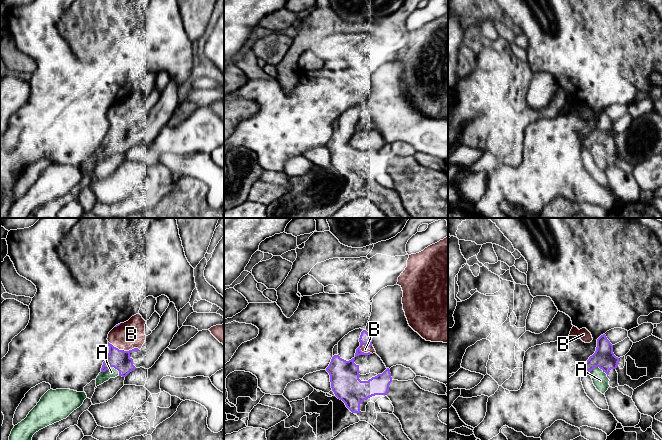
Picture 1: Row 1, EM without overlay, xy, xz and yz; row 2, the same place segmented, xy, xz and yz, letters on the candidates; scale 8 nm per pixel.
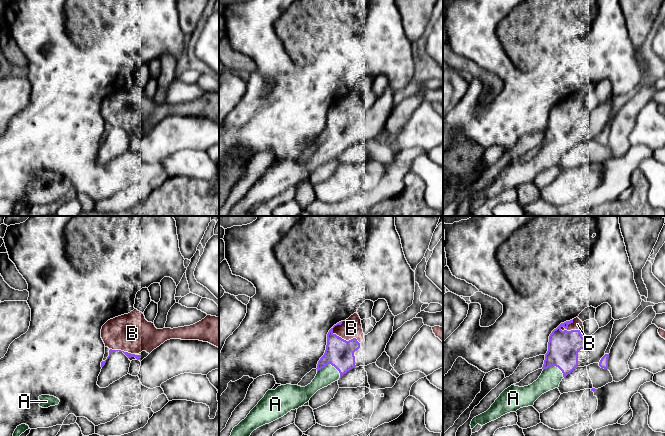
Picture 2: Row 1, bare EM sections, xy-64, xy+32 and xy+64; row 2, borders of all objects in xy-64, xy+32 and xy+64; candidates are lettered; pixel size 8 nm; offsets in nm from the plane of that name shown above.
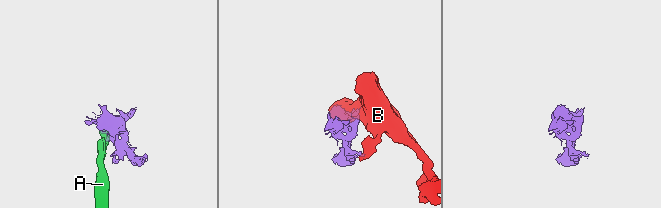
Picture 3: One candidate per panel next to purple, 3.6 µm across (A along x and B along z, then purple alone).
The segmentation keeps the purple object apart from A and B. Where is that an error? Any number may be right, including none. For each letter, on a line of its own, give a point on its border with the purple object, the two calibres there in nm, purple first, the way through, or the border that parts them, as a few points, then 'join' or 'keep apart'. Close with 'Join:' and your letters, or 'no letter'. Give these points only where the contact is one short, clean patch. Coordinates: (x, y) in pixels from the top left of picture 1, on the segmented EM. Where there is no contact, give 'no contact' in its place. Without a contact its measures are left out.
A: contact xy (109, 367); calibres 160 and 80 nm; border xy (119, 371), (109, 367), (100, 373); keep apart
B: contact xy (123, 350); calibres 160 and 220 nm; join
Join: B

